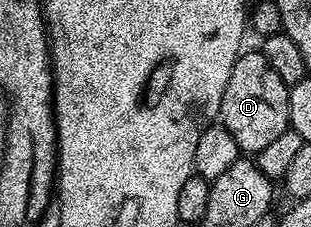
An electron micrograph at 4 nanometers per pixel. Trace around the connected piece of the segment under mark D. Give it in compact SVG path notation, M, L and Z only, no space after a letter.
M244 51L235 59L233 74L229 74L229 83L221 98L218 119L223 128L233 134L240 153L258 154L282 132L288 131L290 93L289 85L281 82L277 70L265 62L262 51Z

